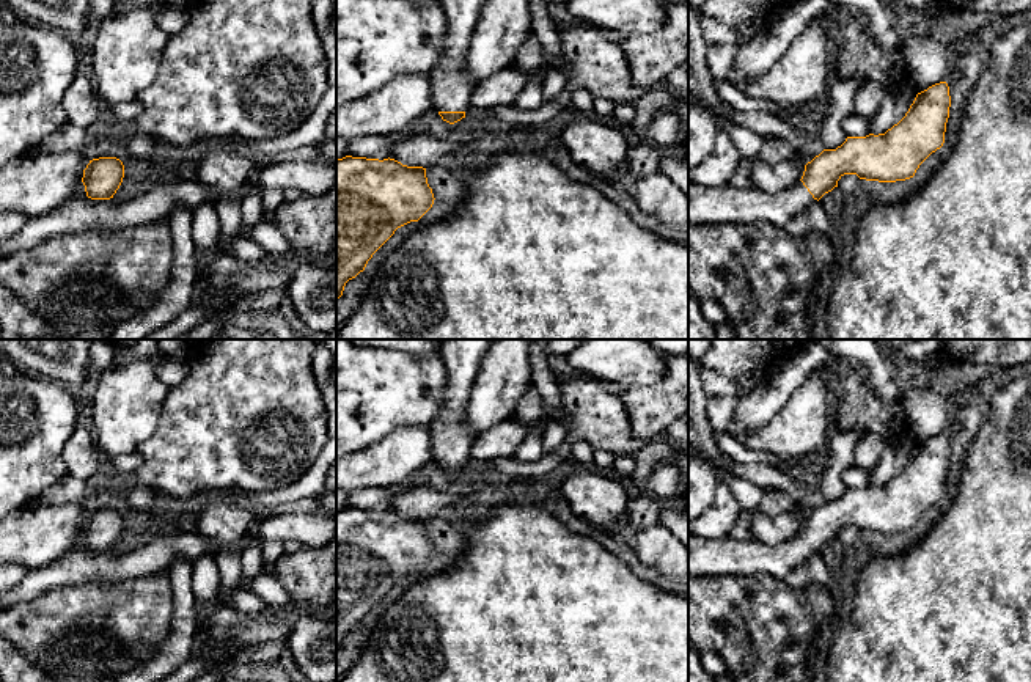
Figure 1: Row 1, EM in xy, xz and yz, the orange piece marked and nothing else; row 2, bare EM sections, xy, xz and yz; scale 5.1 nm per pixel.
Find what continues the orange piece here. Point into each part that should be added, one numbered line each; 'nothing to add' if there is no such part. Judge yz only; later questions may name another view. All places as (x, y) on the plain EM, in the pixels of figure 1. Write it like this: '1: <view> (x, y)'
1: yz (726, 555)

